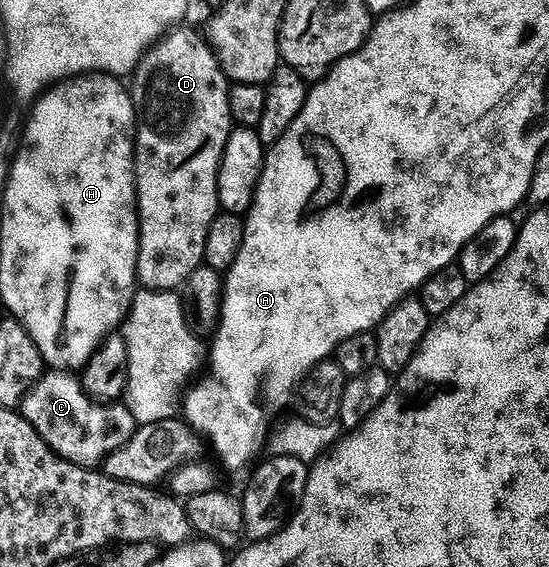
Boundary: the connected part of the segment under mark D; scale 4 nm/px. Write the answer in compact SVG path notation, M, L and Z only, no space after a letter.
M184 27L170 32L147 61L152 77L148 80L136 141L136 196L140 202L140 257L136 274L139 283L154 292L180 290L204 264L210 226L222 212L218 174L226 142L234 131L228 93L230 81L201 33L199 36Z

